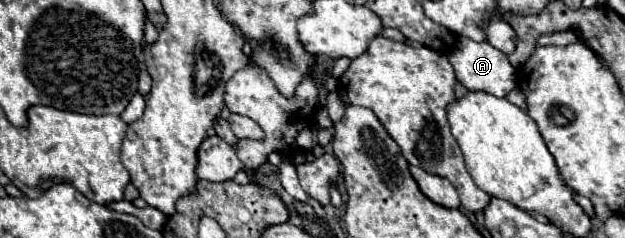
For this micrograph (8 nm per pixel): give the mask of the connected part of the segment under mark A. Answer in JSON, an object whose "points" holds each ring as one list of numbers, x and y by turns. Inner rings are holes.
{"points":[[467,37,459,39,457,49,453,53,449,53,449,63,453,65,457,79,469,91,485,91,485,93,491,93,495,97,507,97,507,93,517,87,515,67,509,63,509,59,507,59,507,55,503,51,495,49,487,41,477,43,477,41,467,39]]}

